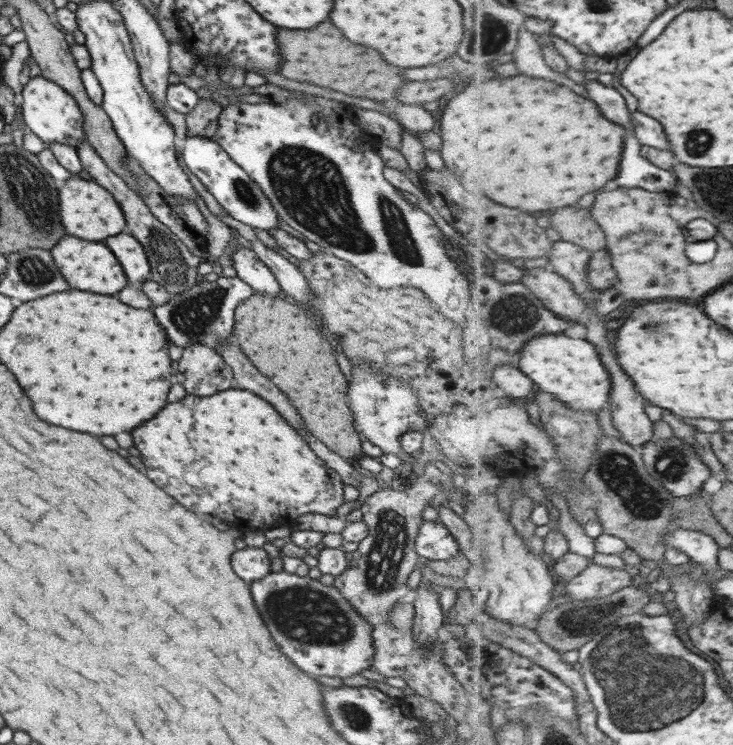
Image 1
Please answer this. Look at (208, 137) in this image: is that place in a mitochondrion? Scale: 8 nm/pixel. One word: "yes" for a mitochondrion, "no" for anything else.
no

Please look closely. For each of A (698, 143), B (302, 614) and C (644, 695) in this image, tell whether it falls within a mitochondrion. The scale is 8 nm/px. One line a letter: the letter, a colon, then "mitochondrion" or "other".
A: mitochondrion
B: mitochondrion
C: mitochondrion

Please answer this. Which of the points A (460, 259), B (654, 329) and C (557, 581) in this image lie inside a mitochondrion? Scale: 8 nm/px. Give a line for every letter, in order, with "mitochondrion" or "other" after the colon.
A: other
B: mitochondrion
C: other

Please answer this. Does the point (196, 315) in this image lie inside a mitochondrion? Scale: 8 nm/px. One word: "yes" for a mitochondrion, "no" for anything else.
yes

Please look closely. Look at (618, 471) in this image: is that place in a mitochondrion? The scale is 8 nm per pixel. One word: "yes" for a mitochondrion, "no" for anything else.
yes

